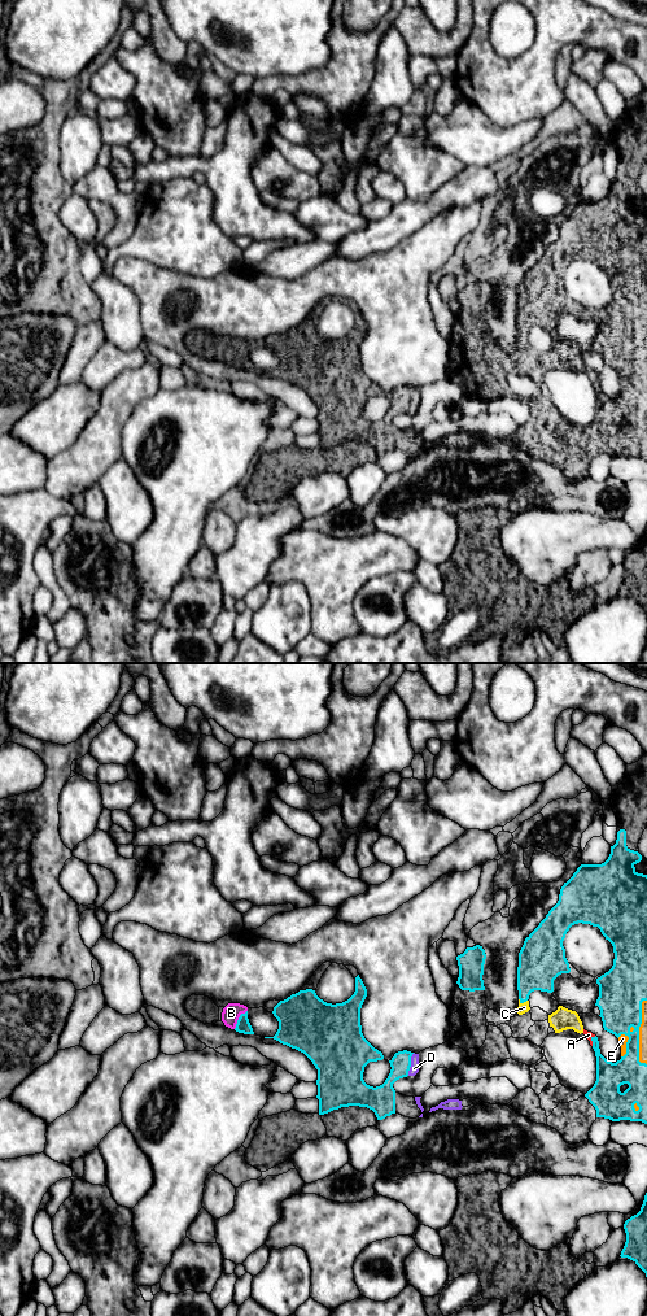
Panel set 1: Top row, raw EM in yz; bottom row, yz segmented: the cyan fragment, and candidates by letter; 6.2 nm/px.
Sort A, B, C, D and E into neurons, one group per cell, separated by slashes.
A B C D E

